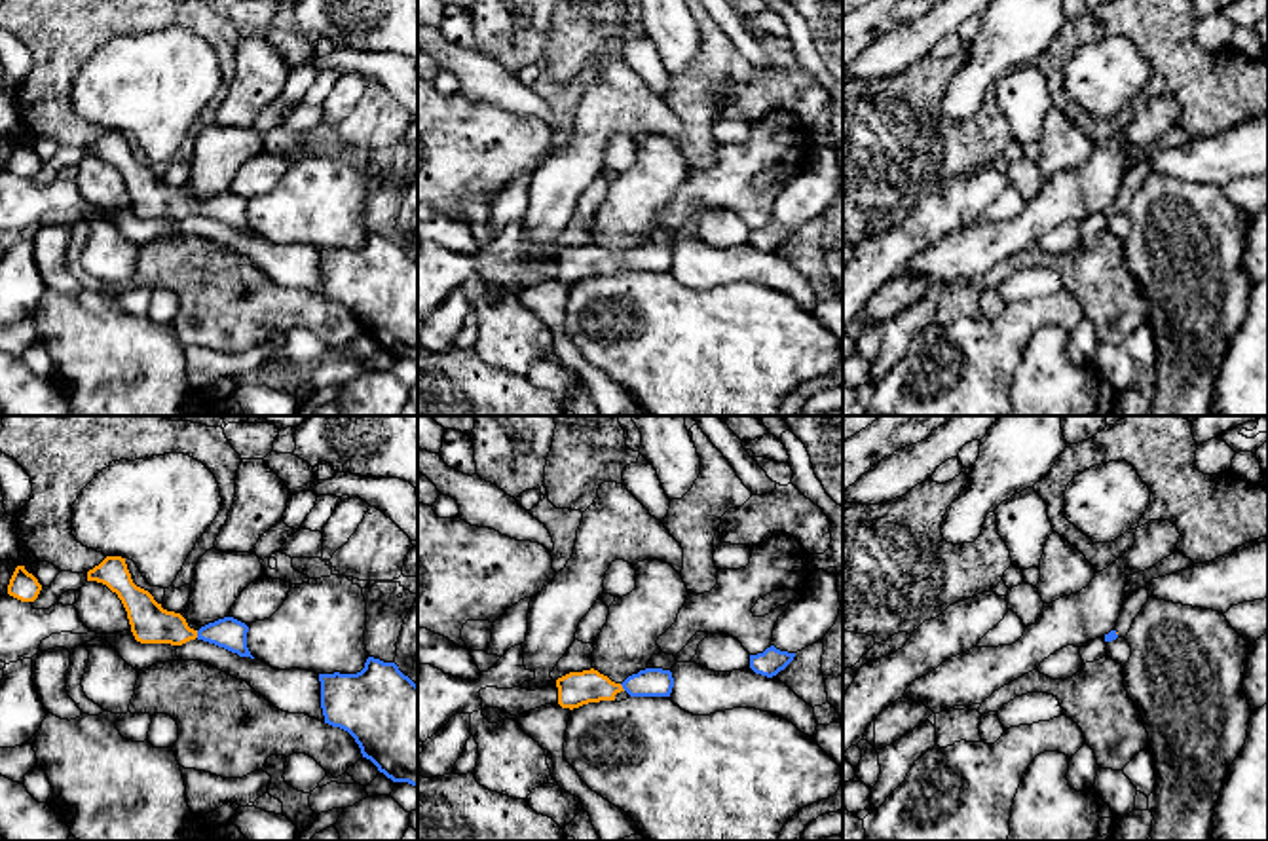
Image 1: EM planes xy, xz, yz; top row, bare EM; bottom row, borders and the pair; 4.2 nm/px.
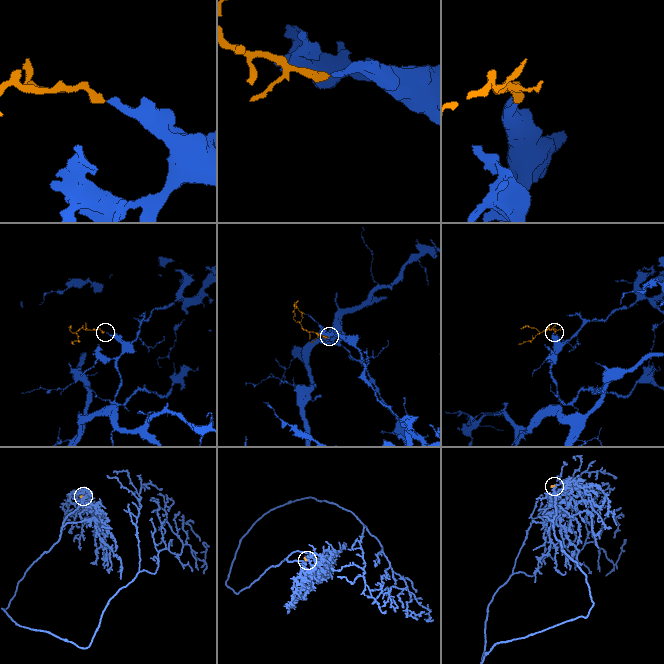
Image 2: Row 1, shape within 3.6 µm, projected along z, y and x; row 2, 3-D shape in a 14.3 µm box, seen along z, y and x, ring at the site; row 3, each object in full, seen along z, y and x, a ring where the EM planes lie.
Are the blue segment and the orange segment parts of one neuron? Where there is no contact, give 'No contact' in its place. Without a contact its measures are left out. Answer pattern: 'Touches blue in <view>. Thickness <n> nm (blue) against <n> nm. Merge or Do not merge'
Touches blue in xy. Thickness 140 nm (blue) against 170 nm. Merge

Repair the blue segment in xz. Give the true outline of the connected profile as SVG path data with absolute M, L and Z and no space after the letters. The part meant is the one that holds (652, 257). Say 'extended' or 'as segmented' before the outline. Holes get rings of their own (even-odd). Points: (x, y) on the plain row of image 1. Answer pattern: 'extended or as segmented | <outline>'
extended | M590 243L558 252L556 262L558 279L573 285L588 277L615 275L615 270L621 266L626 266L630 271L670 271L674 252L670 245L645 243L628 251L623 258L615 258Z

